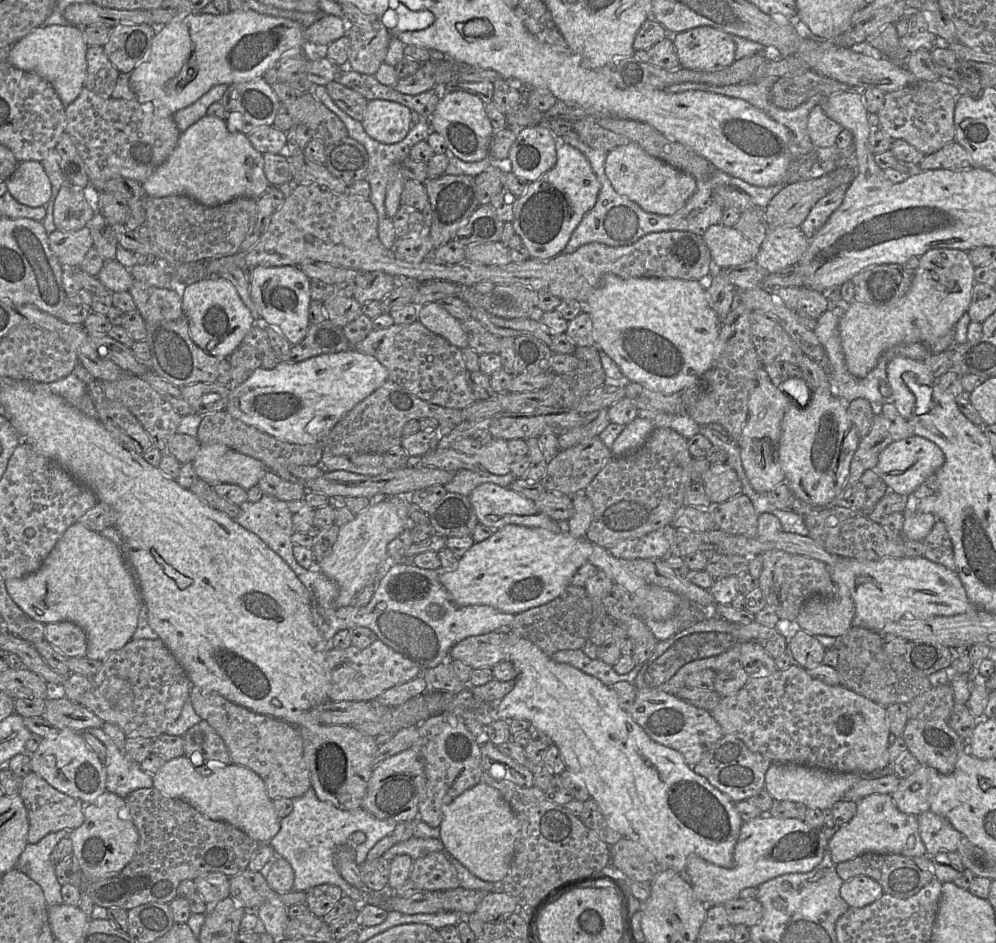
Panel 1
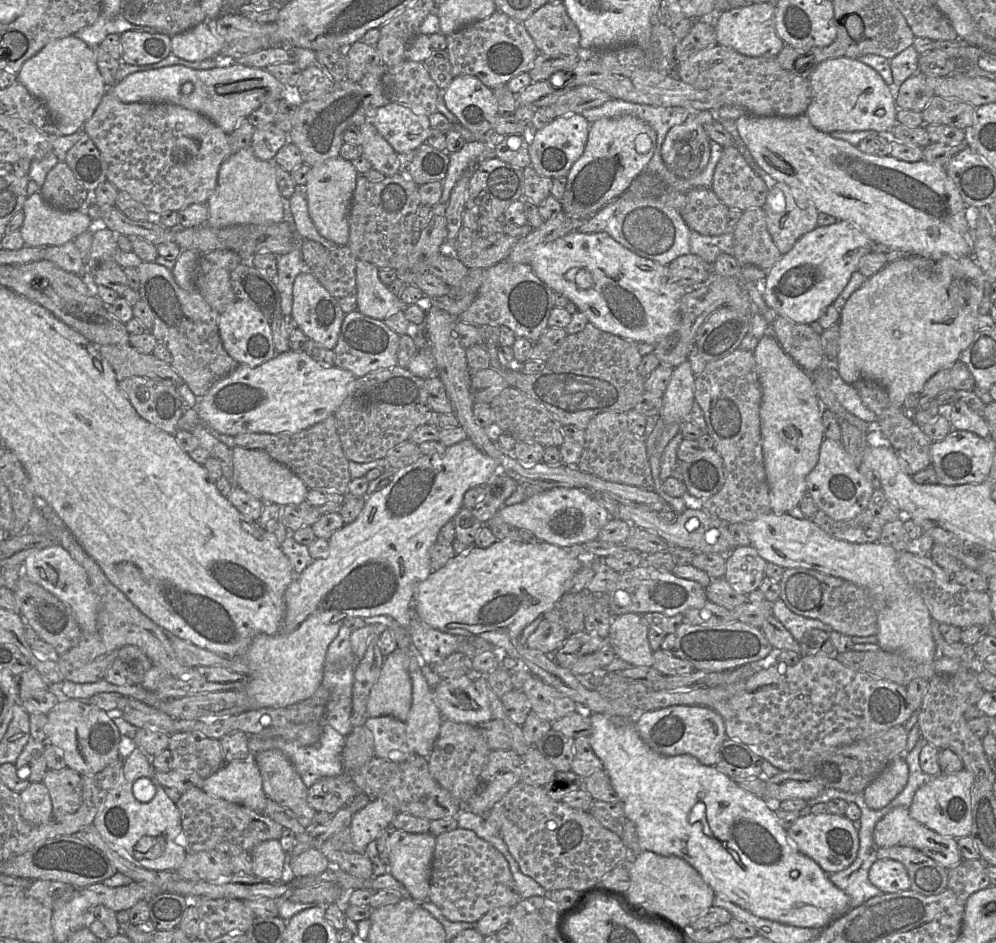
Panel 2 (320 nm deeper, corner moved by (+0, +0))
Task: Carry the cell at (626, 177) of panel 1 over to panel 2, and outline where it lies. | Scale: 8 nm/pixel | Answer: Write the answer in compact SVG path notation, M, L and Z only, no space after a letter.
M692 112L680 125L672 127L661 146L666 167L684 179L698 175L707 165L711 153L711 139L705 125L714 122L714 112Z

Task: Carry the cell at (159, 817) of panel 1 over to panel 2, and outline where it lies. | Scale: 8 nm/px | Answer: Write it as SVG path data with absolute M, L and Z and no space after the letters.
M190 788L176 806L181 817L184 848L187 854L217 850L231 856L252 850L261 842L279 840L284 827L264 814L242 805L208 795L202 789Z

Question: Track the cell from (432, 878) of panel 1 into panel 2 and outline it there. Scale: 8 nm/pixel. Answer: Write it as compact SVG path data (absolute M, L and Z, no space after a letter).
M457 828L436 836L433 853L428 901L435 904L448 920L476 923L488 911L508 906L513 908L521 900L504 856L489 842L468 829Z

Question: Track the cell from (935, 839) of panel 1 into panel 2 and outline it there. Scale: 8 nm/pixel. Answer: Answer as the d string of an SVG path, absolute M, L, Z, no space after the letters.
M966 769L951 775L939 774L928 777L914 795L909 808L911 818L942 836L954 839L970 836L972 829L971 789L973 782L973 774Z

